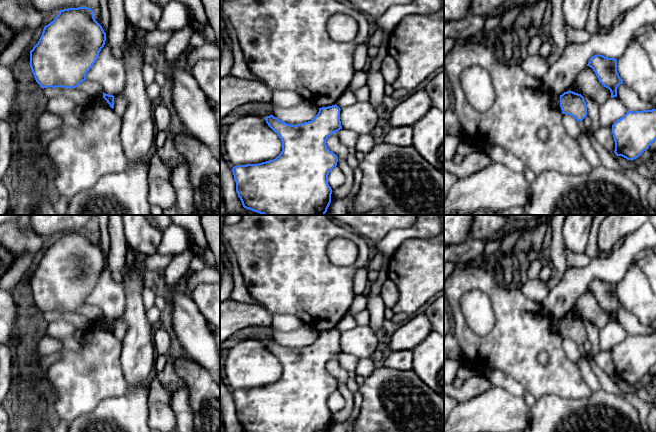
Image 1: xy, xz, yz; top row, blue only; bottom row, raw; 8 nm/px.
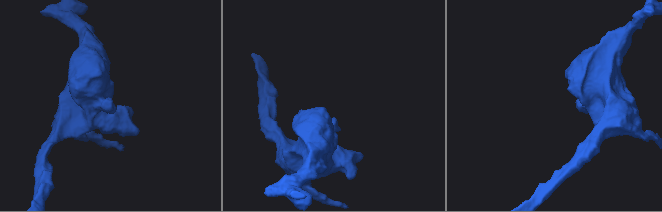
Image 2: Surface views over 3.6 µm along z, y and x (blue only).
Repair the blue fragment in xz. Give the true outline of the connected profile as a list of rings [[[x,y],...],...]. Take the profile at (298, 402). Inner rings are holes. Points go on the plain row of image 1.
[[[335,328],[319,332],[318,338],[308,346],[287,348],[273,339],[265,341],[268,350],[282,365],[282,375],[273,384],[259,388],[237,389],[232,392],[236,416],[244,432],[328,432],[332,413],[328,408],[330,395],[337,390],[338,381],[327,372],[326,364],[342,353],[340,332]]]

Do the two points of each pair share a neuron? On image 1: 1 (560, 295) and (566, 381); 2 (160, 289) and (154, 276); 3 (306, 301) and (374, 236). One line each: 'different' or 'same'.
1: different
2: same
3: different

